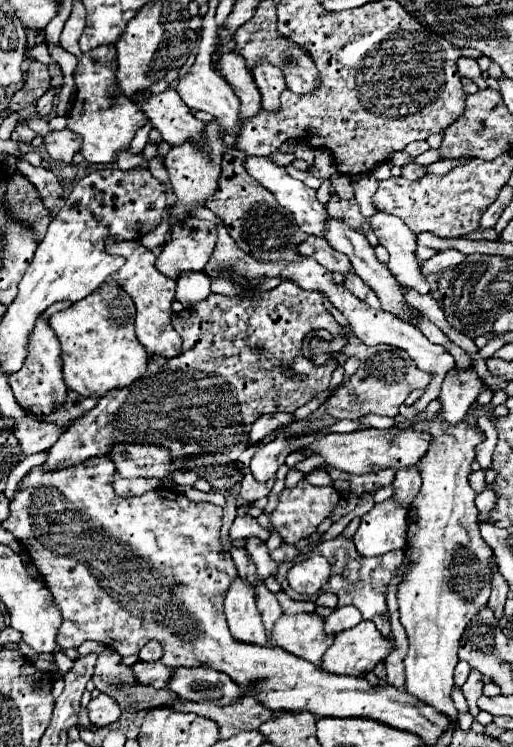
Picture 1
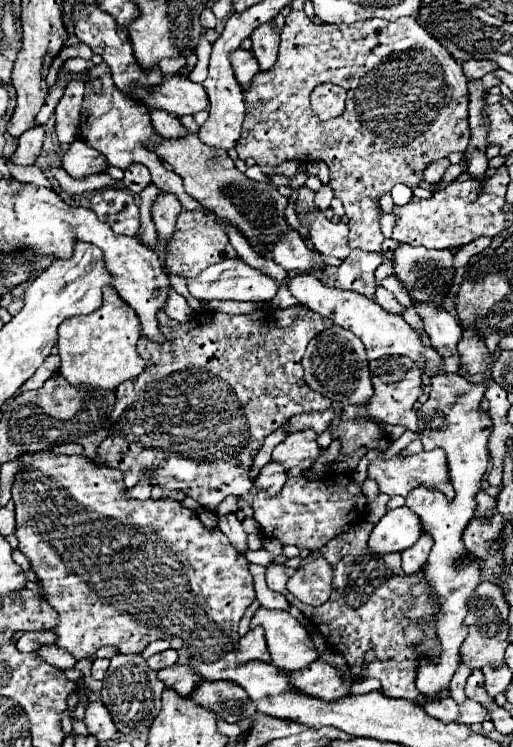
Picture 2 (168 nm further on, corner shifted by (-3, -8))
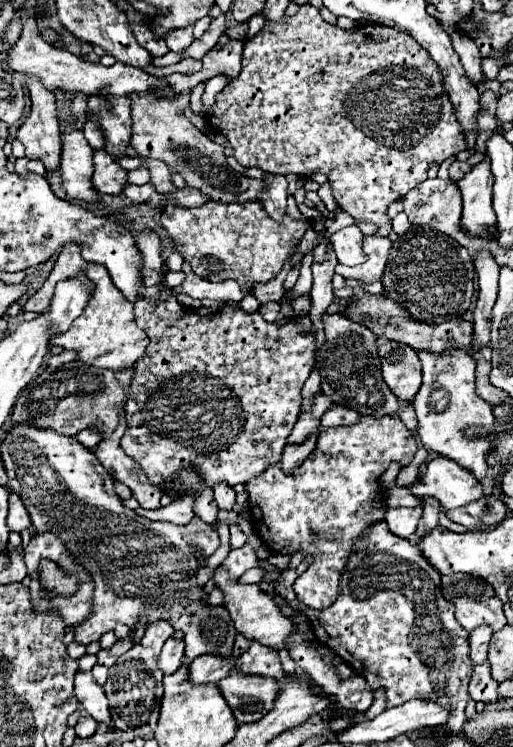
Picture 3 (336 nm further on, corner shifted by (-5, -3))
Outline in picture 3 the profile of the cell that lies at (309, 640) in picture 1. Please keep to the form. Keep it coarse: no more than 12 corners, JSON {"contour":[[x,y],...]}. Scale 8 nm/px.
{"contour":[[217,566],[235,630],[287,648],[291,622],[259,584],[239,584]]}

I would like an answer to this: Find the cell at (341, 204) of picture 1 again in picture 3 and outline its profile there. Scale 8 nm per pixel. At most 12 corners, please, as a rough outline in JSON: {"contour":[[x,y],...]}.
{"contour":[[319,10],[245,40],[207,112],[245,168],[357,222],[465,150],[437,64]]}

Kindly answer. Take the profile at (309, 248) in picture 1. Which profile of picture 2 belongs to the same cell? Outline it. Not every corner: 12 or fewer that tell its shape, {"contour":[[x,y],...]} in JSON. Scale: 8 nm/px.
{"contour":[[295,229],[275,245],[273,259],[287,271],[309,271],[323,255]]}

